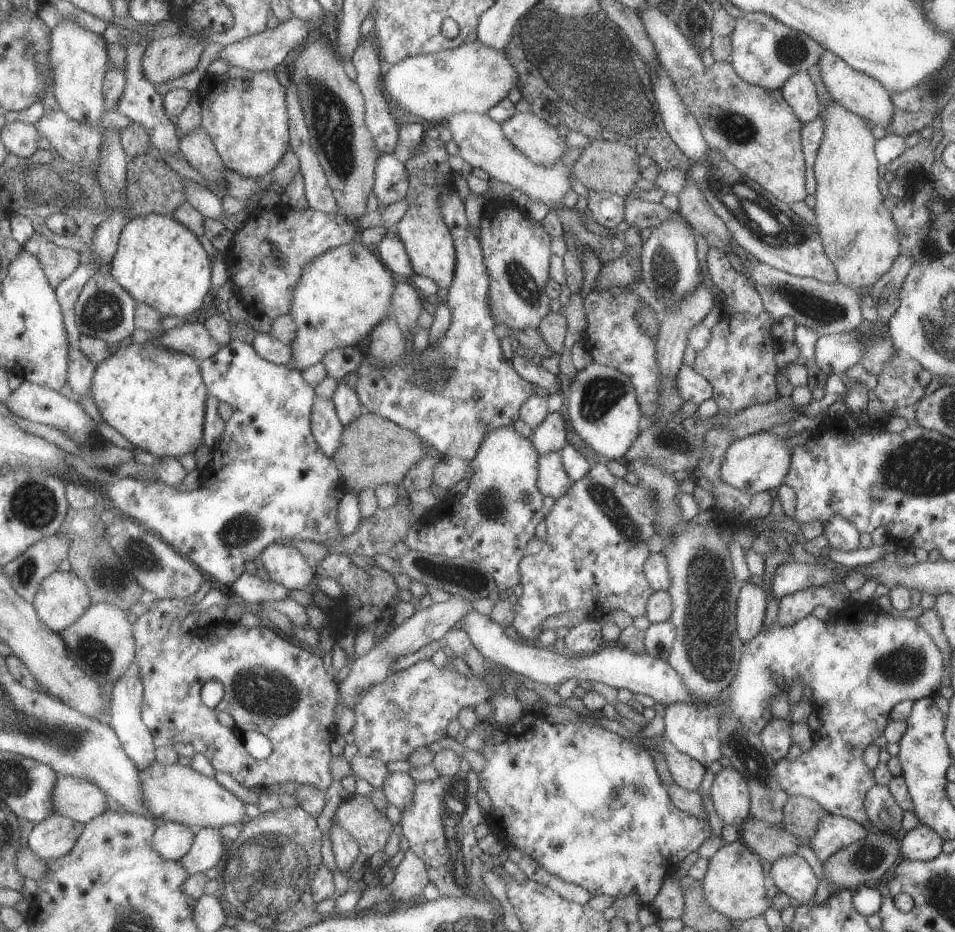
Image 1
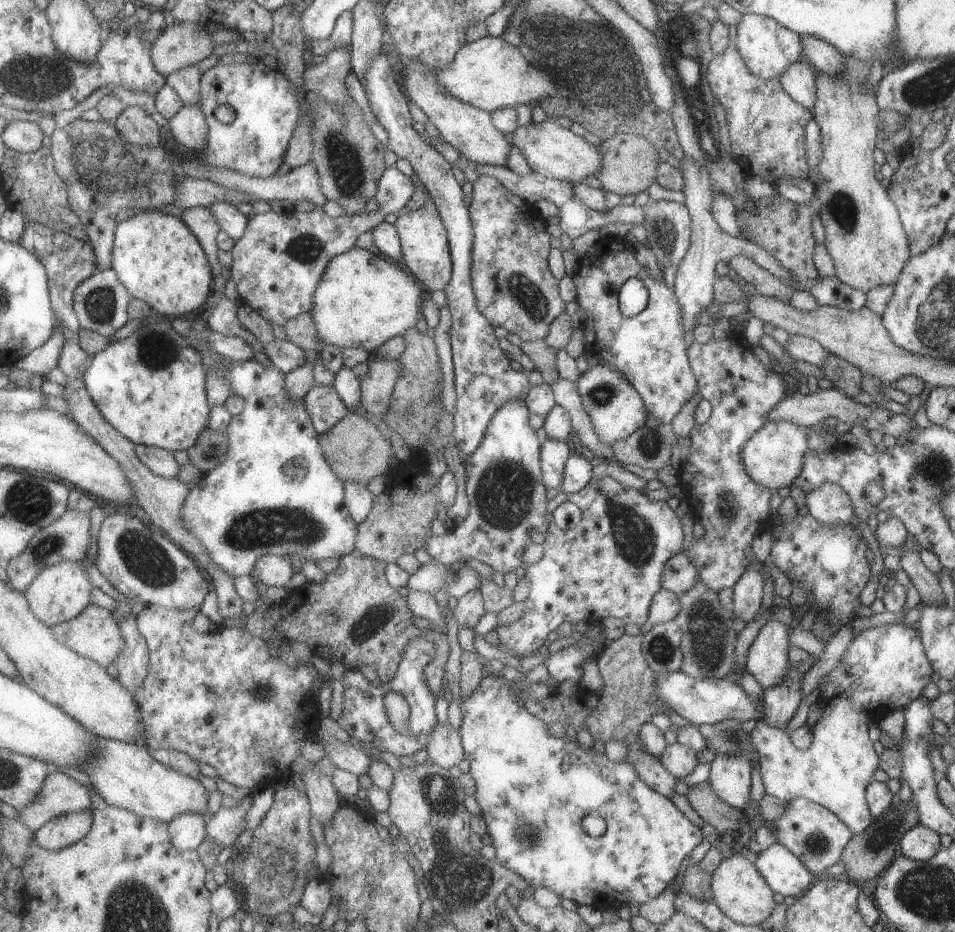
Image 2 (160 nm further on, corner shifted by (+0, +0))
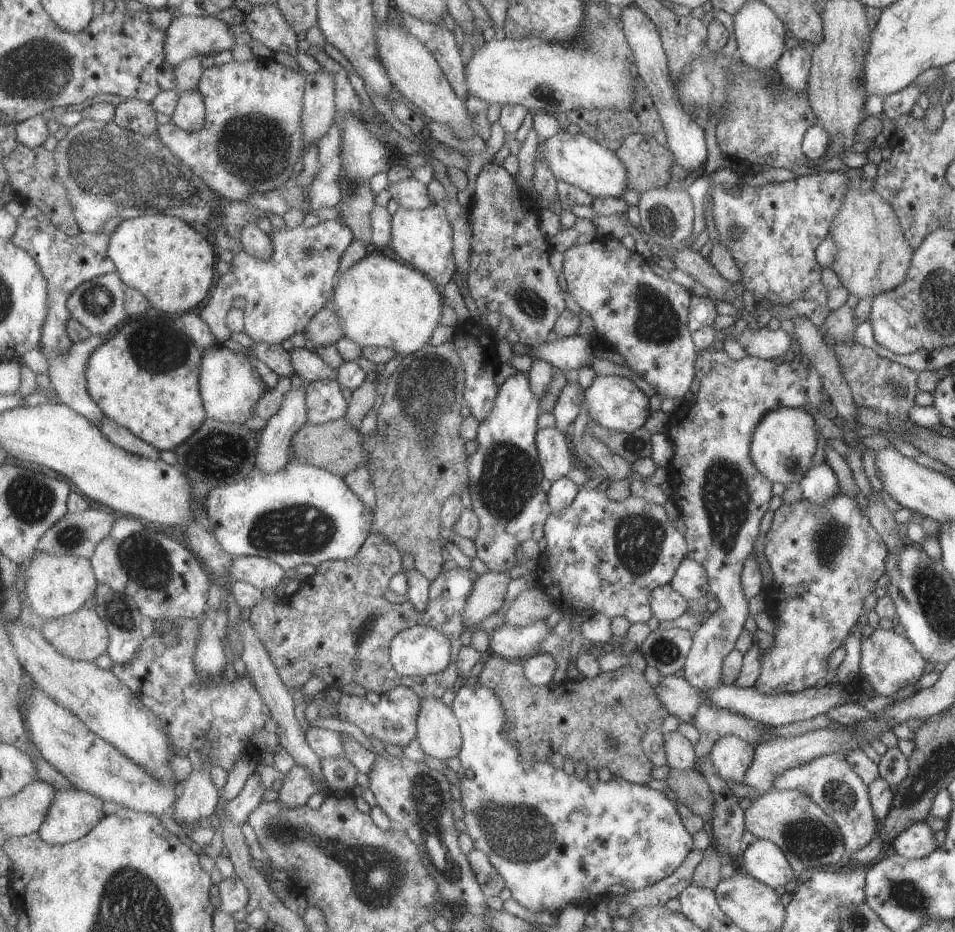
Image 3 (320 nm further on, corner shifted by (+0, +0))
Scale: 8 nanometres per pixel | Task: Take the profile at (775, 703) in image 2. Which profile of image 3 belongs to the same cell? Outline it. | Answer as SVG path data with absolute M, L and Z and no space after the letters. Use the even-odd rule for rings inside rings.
M836 486L836 493L826 502L815 504L807 499L801 499L791 504L781 503L781 505L773 511L773 517L768 531L764 537L763 554L765 555L767 564L772 570L772 583L767 589L767 604L765 612L774 622L774 631L772 634L773 642L769 648L762 650L760 658L760 671L757 680L753 683L753 688L762 695L778 695L779 693L793 694L809 687L818 687L826 684L829 676L828 658L830 654L846 639L850 633L852 626L856 624L857 617L860 615L863 599L869 592L873 591L876 586L883 582L884 558L887 556L888 550L881 540L881 537L875 532L875 529L869 524L867 515L857 505L854 496L849 496L843 490Z

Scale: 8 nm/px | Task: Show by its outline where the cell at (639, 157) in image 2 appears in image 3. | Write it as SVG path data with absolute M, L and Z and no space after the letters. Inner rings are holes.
M631 134L614 153L626 166L626 178L634 192L663 188L672 179L672 152L653 137Z

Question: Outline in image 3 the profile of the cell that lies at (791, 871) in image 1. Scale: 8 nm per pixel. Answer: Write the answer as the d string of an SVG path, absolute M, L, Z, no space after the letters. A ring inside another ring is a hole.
M757 838L743 850L739 869L772 889L784 885L793 874L782 850Z

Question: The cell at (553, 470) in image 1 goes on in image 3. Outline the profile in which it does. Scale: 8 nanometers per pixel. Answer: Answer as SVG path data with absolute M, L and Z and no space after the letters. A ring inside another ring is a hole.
M545 427L538 430L538 451L540 452L540 461L544 468L546 478L554 483L556 480L567 476L567 470L573 468L571 463L571 454L567 448L567 436L557 427Z

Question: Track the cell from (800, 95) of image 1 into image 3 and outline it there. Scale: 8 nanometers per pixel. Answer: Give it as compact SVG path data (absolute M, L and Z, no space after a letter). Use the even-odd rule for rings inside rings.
M801 45L787 48L776 60L776 72L781 80L794 92L807 90L810 52Z

